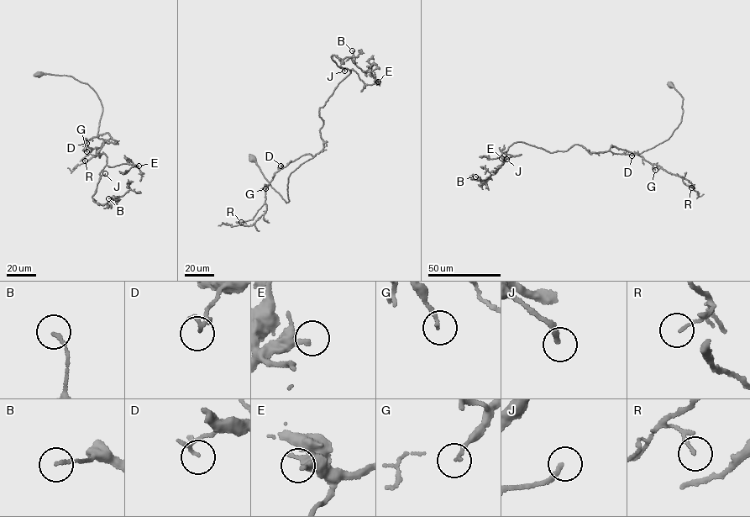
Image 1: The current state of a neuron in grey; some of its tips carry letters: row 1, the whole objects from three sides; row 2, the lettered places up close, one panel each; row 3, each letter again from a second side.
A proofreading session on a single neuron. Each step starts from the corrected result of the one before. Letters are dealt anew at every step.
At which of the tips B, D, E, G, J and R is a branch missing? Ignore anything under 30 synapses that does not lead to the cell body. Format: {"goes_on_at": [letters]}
{"goes_on_at": ["J"]}

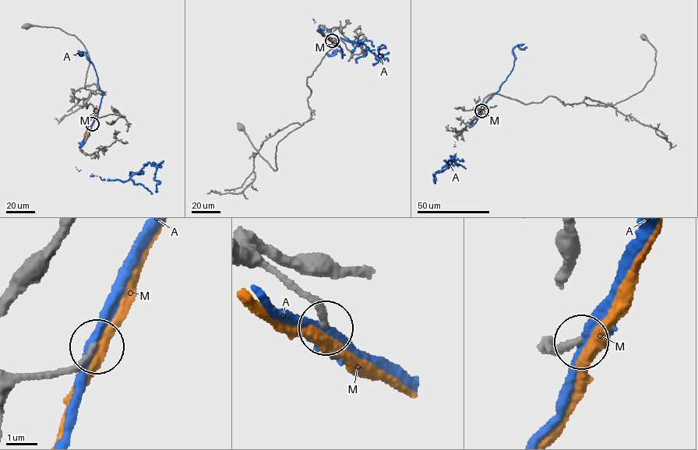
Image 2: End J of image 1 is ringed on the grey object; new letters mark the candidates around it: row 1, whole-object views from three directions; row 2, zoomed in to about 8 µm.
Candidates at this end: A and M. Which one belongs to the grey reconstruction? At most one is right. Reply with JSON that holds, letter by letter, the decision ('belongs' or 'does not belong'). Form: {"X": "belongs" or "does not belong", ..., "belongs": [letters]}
{"A": "does not belong", "M": "does not belong", "belongs": []}

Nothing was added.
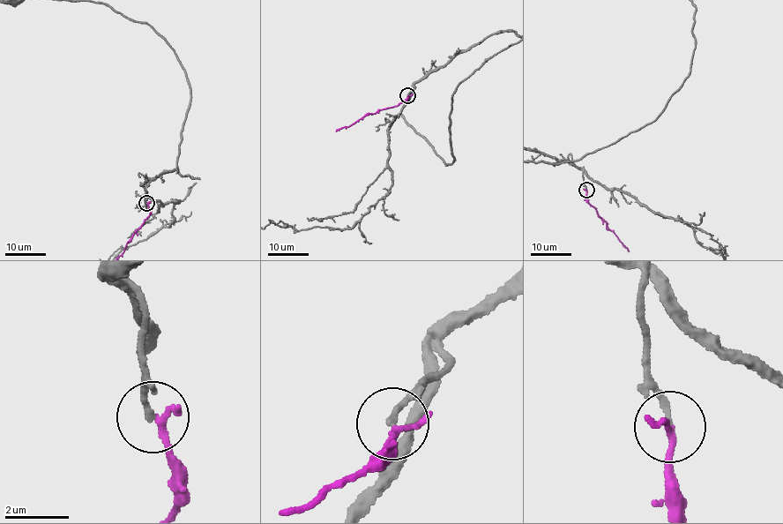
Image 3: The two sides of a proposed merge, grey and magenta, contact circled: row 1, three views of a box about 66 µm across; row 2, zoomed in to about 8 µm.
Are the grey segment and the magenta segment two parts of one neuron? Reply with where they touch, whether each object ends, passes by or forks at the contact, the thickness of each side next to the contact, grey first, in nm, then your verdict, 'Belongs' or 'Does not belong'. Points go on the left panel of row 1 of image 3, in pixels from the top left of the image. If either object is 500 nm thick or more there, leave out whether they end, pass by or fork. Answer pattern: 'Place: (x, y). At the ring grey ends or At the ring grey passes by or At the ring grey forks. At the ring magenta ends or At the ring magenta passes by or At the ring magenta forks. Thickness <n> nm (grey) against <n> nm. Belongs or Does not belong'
Place: (146, 203). At the ring grey ends. At the ring magenta passes by. Thickness 170 nm (grey) against 160 nm. Belongs

